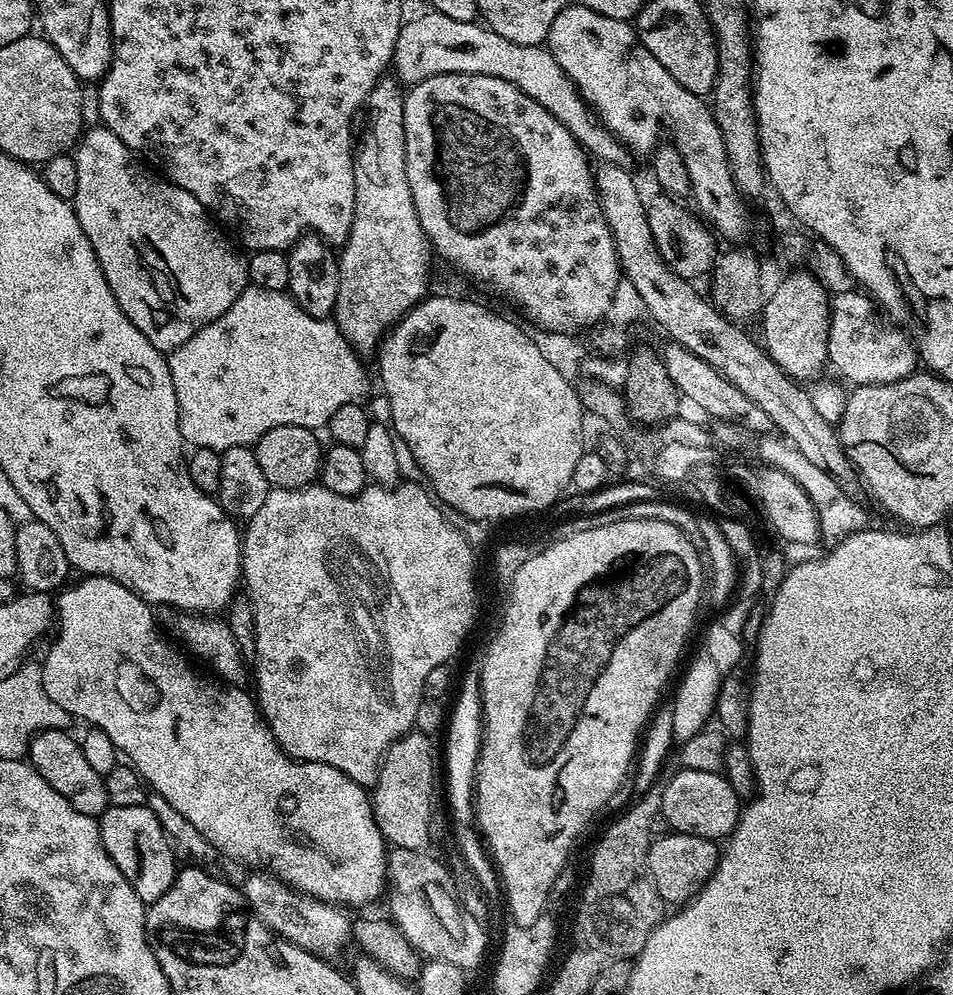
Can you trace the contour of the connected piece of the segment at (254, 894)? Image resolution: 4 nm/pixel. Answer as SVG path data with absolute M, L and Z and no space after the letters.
M256 870L251 875L242 884L245 901L254 915L283 943L313 954L326 954L324 952L334 951L339 944L349 943L350 919L344 913L347 911L297 894L267 871Z

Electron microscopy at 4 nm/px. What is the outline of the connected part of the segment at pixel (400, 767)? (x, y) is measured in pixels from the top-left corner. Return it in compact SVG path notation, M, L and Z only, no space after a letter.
M419 730L395 740L384 753L380 777L371 789L376 823L392 848L406 851L428 848L428 835L432 832L432 748L428 744L431 744L429 737Z

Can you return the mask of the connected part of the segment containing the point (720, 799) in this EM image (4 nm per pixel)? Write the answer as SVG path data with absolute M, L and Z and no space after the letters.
M681 767L668 785L663 785L664 797L660 811L672 830L685 832L688 836L701 836L719 841L727 838L740 817L741 797L730 786L727 775L720 772L703 772Z

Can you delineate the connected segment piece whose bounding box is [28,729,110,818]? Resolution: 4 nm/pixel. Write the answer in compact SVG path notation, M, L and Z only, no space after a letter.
M44 731L33 737L29 744L28 760L42 778L66 798L74 810L88 817L100 817L110 805L104 784L104 776L91 767L81 750L80 742L67 731Z

